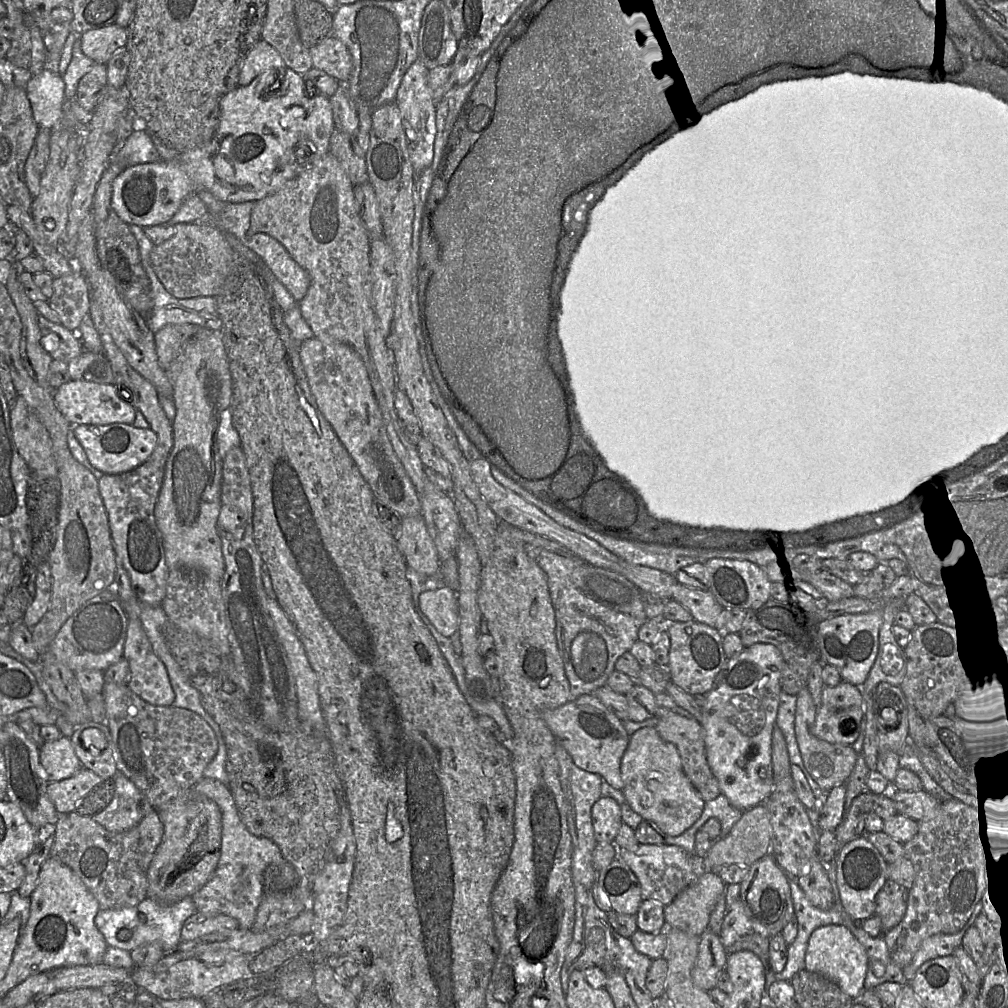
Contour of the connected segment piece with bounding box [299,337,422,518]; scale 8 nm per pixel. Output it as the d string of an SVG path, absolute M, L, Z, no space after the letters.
M316 337L299 343L299 354L317 407L354 460L371 488L375 502L401 518L421 515L418 491L393 449L359 354L346 343L322 342Z

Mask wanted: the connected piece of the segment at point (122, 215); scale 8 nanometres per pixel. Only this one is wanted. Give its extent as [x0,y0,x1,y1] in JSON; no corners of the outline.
[111,71,336,227]

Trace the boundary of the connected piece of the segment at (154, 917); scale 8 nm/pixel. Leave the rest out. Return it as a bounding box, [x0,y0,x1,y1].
[95,897,197,954]

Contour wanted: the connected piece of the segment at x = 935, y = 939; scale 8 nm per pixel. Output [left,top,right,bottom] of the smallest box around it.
[903,930,966,981]

